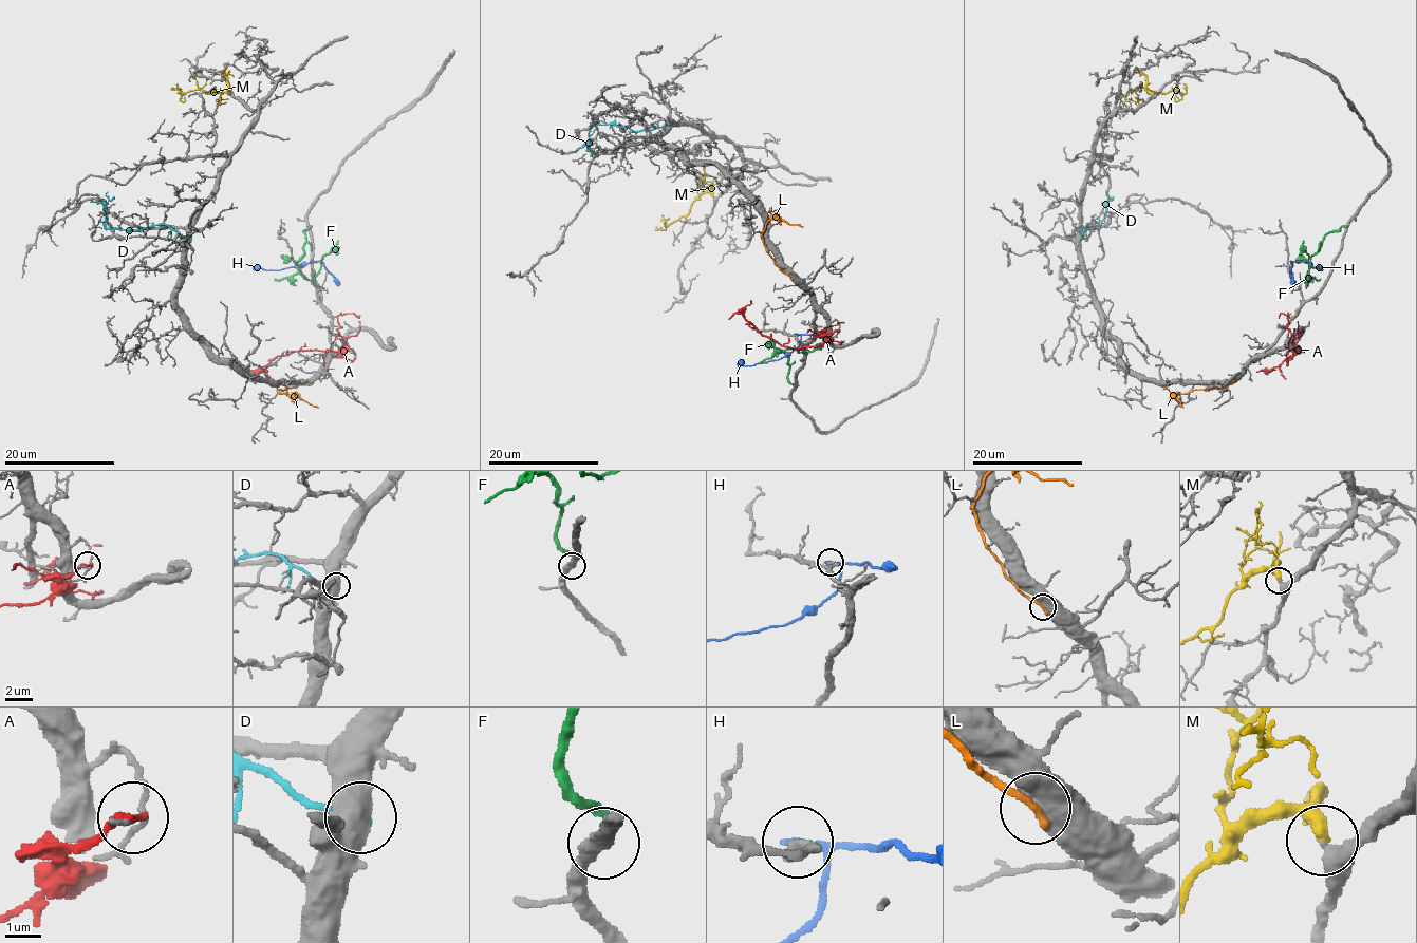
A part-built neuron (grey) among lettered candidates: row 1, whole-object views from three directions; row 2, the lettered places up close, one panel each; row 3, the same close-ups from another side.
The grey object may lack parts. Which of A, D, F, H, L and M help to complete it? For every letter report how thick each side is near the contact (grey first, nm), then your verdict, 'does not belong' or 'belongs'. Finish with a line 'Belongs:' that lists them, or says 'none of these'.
A: calibres 120 and 200 nm; does not belong
D: calibres 440 and 220 nm; does not belong
F: calibres 400 and 280 nm; does not belong
H: calibres 400 and 160 nm; does not belong
L: calibres 600 and 240 nm; does not belong
M: calibres 380 and 440 nm; belongs
Belongs: M

